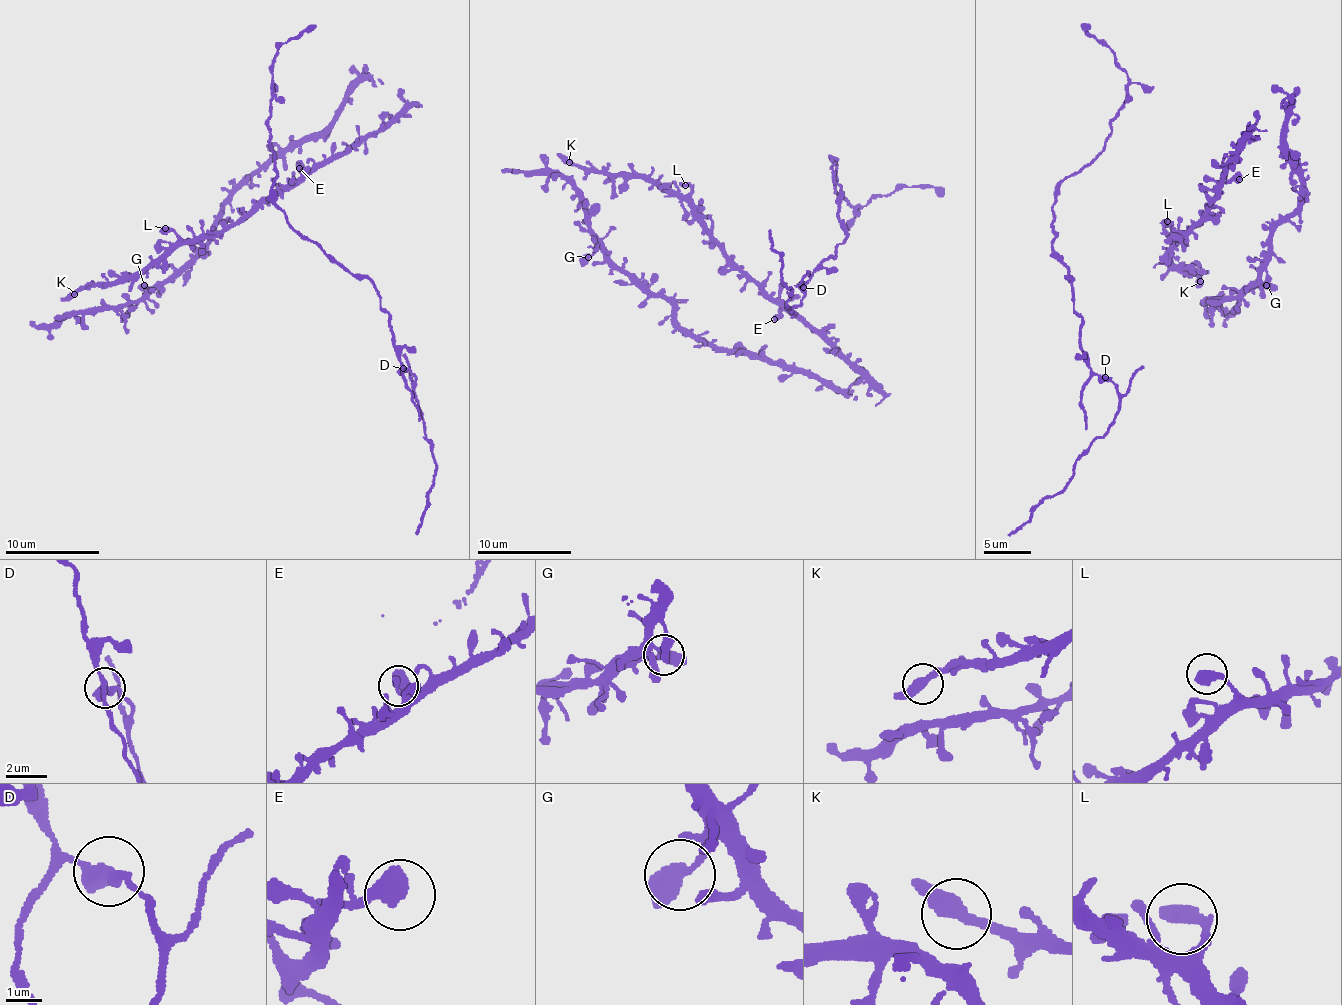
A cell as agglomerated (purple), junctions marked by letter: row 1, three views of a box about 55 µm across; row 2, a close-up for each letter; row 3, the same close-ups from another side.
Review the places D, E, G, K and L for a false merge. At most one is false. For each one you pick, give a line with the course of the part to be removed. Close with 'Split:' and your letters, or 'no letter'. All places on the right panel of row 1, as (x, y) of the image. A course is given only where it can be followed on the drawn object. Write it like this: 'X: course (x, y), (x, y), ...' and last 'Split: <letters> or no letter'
D: course (1105, 376), (1081, 350), (1051, 245), (1057, 184), (1103, 149), (1127, 95), (1127, 74), (1089, 23)
Split: D

